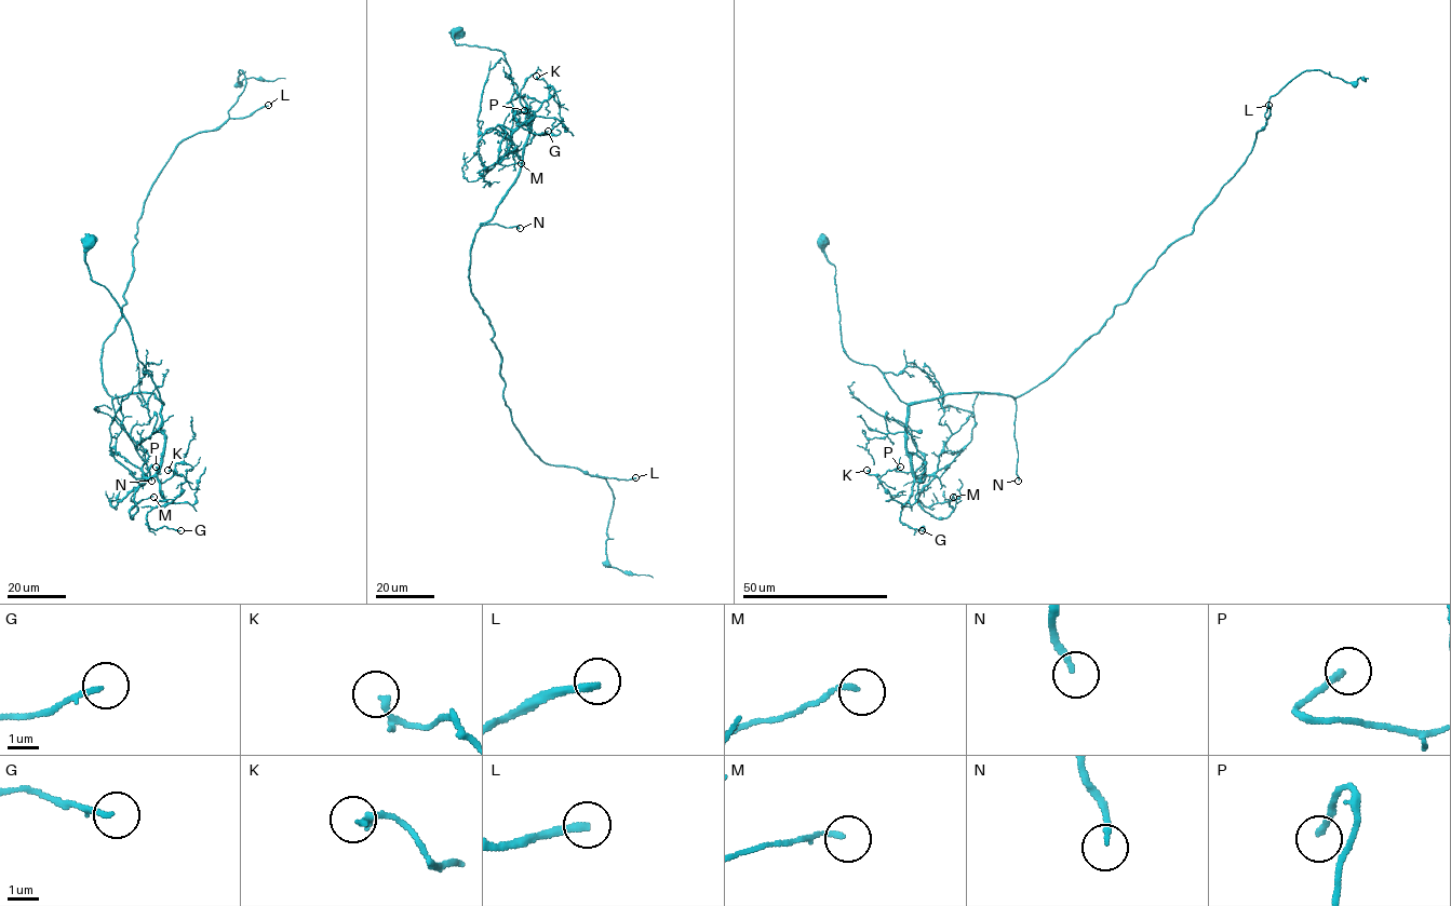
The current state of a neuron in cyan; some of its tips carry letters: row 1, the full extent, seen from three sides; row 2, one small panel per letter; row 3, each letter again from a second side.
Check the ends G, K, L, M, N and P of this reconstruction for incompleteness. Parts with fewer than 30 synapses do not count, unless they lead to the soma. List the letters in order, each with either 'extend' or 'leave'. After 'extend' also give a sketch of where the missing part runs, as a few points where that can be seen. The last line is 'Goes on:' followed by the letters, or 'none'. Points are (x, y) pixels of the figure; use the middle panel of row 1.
G: leave
K: leave
L: extend
M: leave
N: extend | (520, 228), (564, 224), (536, 257), (520, 262), (494, 289), (504, 289), (499, 294), (524, 307), (559, 307)
P: leave
Goes on: L, N

